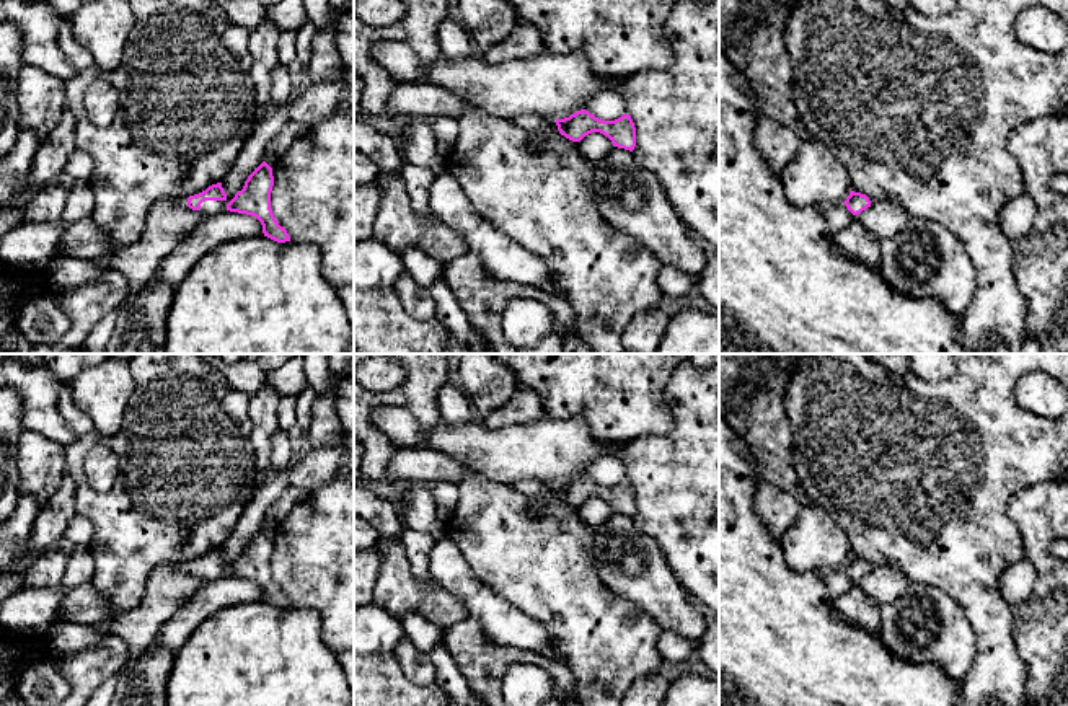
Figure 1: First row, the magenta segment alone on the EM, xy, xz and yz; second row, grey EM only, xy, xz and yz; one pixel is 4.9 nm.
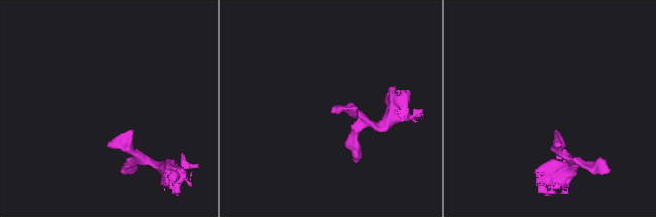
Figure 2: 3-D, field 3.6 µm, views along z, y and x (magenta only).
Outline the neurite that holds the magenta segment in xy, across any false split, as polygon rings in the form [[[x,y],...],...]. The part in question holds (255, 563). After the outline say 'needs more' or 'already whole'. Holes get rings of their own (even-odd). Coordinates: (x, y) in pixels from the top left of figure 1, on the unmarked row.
[[[263,527],[228,569],[225,567],[227,559],[222,548],[212,549],[205,556],[189,563],[174,563],[174,567],[205,580],[217,580],[227,576],[253,580],[261,587],[264,602],[277,608],[285,608],[290,607],[290,602],[287,595],[279,590],[271,574],[272,551],[272,533]]]; needs more

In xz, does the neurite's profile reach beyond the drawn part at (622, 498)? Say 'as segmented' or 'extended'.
extended

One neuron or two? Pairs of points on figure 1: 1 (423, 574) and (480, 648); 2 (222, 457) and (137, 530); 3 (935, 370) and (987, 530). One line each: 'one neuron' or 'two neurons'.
1: two neurons
2: one neuron
3: two neurons

